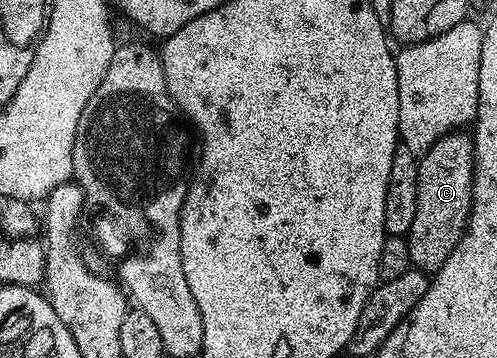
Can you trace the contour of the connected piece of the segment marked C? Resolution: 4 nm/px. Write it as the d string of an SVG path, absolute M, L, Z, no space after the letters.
M452 130L449 134L441 136L426 153L419 158L418 161L418 192L416 193L416 218L412 220L412 229L409 235L405 236L408 245L408 253L410 254L411 264L417 270L427 273L436 273L444 265L444 261L448 261L448 256L452 253L452 249L456 249L456 245L462 240L462 234L466 231L466 226L470 220L470 210L474 202L472 201L472 187L474 185L474 140L469 134L464 134L461 130Z

